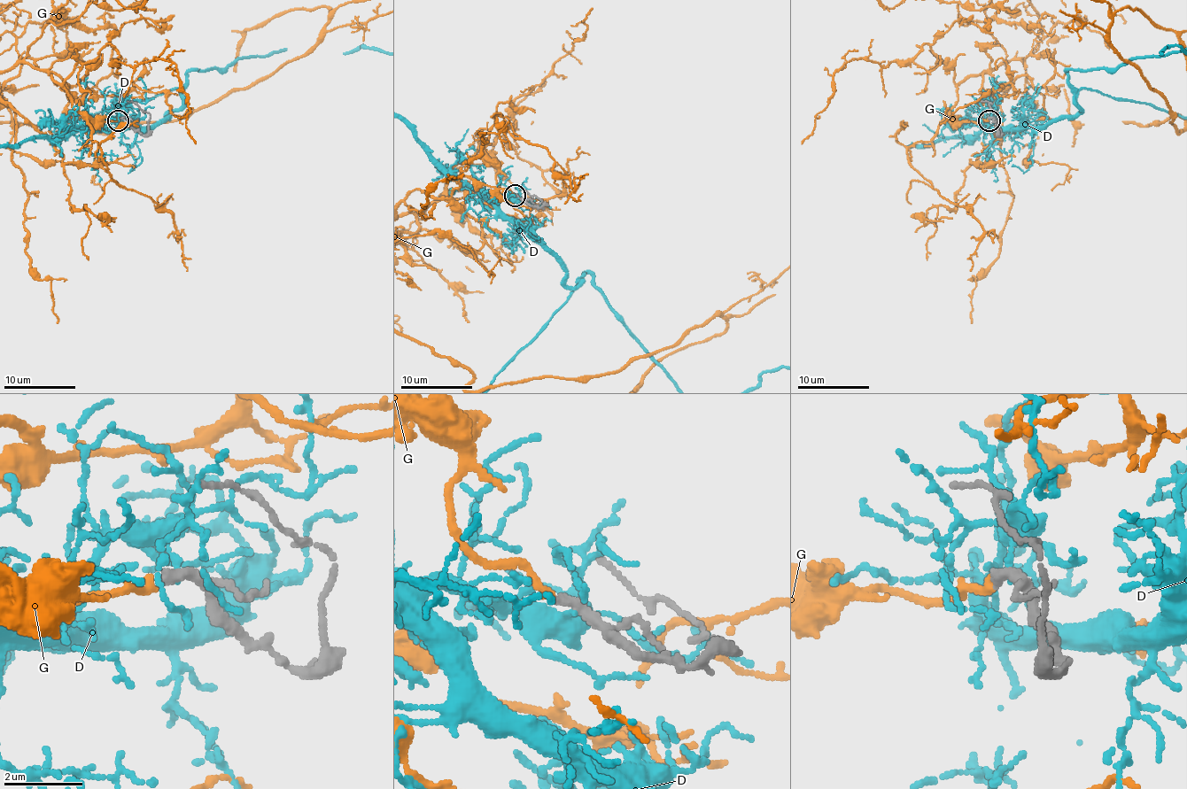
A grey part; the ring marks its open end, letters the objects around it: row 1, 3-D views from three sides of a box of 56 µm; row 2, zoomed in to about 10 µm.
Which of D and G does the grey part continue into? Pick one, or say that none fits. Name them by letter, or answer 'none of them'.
G

